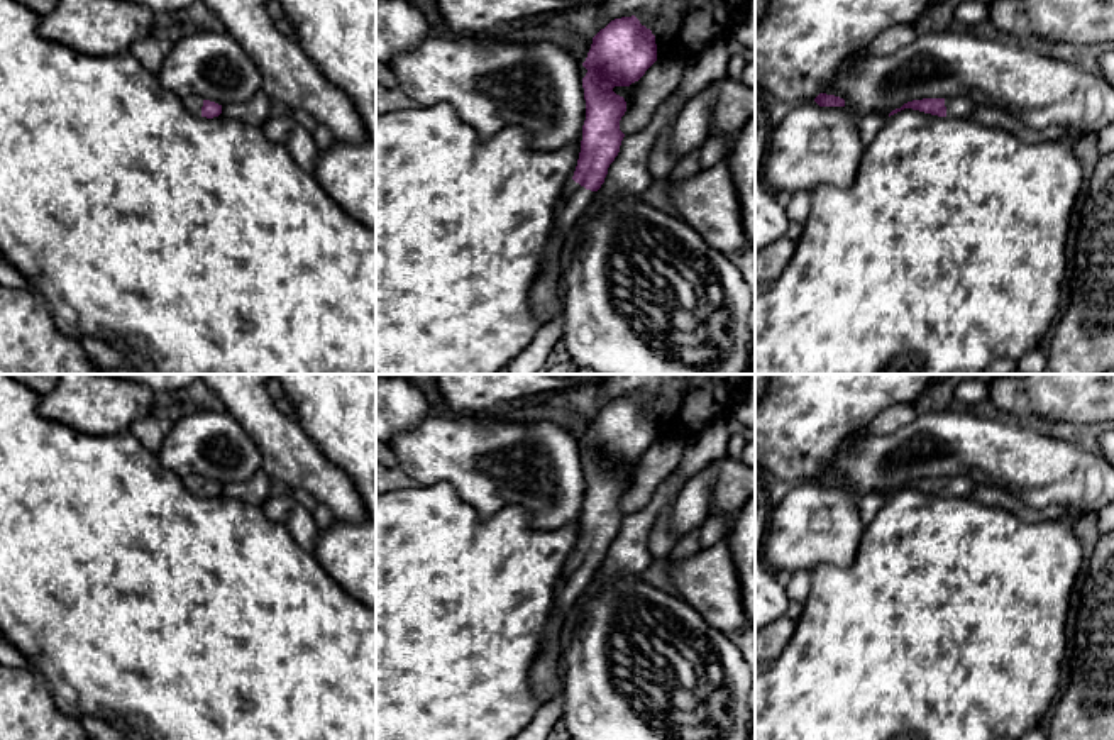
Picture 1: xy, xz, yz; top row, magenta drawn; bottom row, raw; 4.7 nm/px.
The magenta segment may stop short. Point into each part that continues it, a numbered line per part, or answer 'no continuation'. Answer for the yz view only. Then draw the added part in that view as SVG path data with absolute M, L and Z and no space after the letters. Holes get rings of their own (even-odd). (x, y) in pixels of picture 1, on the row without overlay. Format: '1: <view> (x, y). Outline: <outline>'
1: yz (954, 486). Outline: M945 478L946 496L957 496L963 491L972 491L975 486L972 481Z

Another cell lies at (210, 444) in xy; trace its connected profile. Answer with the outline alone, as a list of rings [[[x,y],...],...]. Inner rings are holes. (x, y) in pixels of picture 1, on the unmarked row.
[[[225,410],[174,415],[157,457],[183,479],[200,476],[222,486],[245,483],[262,469],[259,447]]]

